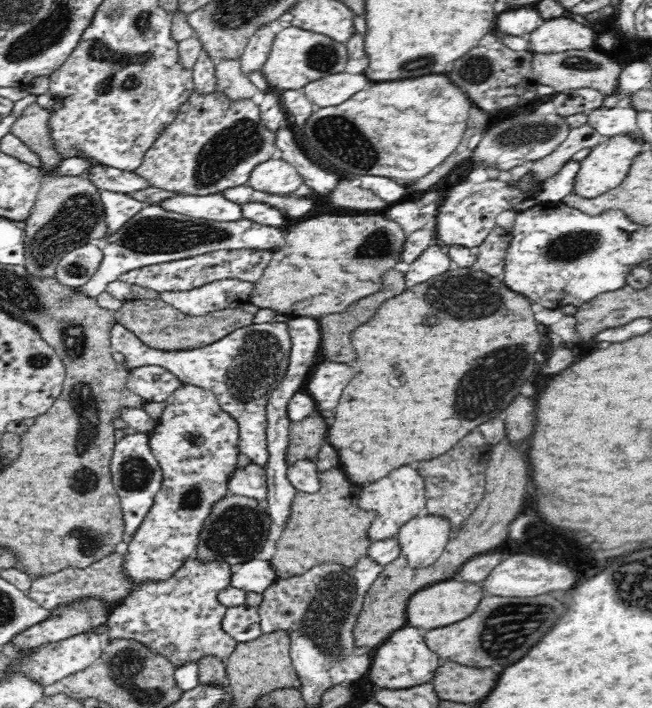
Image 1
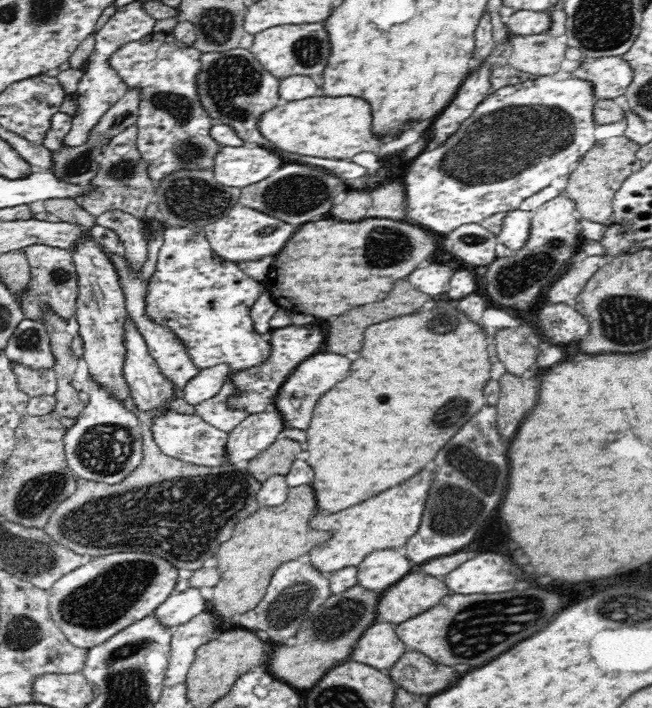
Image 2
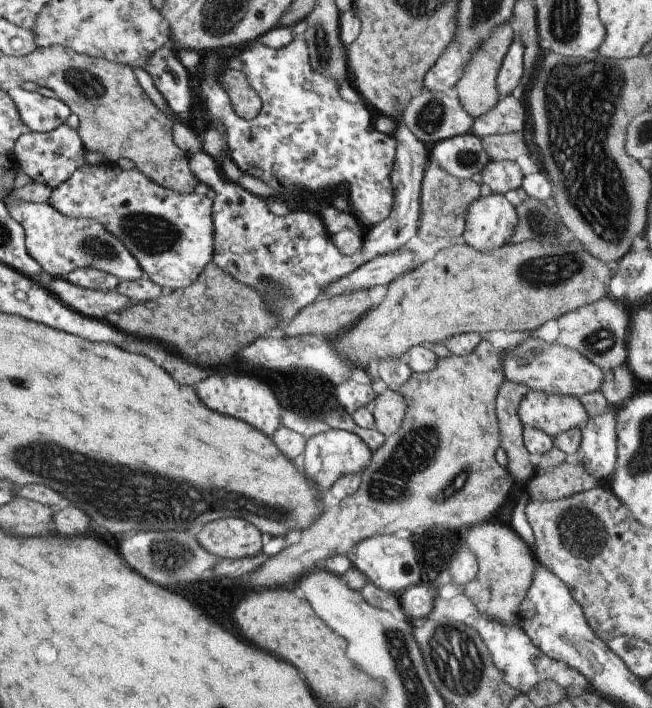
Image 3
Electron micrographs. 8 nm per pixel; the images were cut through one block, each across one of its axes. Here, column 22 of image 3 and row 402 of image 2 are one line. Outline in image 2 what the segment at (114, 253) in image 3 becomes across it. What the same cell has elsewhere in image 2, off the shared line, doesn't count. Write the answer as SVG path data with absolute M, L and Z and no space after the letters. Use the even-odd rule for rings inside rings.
M166 226L163 238L156 272L147 284L145 315L169 328L184 343L188 356L198 368L216 364L229 366L220 392L194 408L195 414L209 426L225 433L232 432L249 414L246 409L228 407L228 398L238 392L229 380L230 374L260 366L270 356L268 336L255 334L249 315L251 306L266 291L265 285L247 276L237 263L215 255L201 227Z

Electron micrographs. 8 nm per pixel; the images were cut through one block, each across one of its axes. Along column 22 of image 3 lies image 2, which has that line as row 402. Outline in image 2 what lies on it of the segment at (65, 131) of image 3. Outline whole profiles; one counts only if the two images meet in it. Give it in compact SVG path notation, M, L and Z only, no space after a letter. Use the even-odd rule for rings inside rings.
M127 315L124 323L124 366L123 373L126 379L131 399L134 400L138 412L148 412L156 408L167 408L162 414L156 415L151 429L153 439L158 448L166 455L184 462L197 464L198 466L209 466L210 468L228 464L226 457L226 440L229 433L222 432L217 428L209 426L202 418L195 415L187 415L170 408L170 402L174 400L174 383L168 380L162 372L158 363L150 355L144 337L140 335L134 320Z

